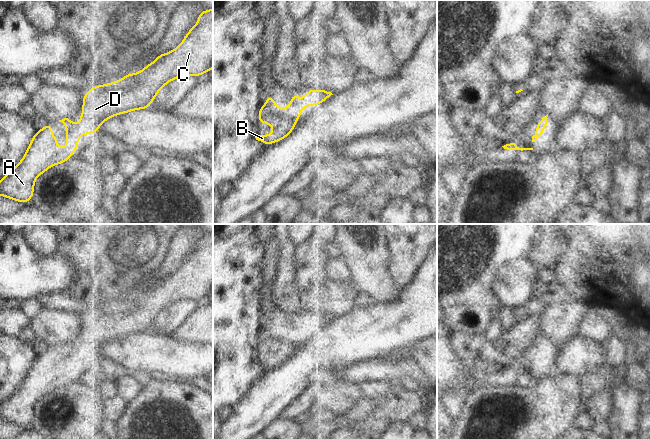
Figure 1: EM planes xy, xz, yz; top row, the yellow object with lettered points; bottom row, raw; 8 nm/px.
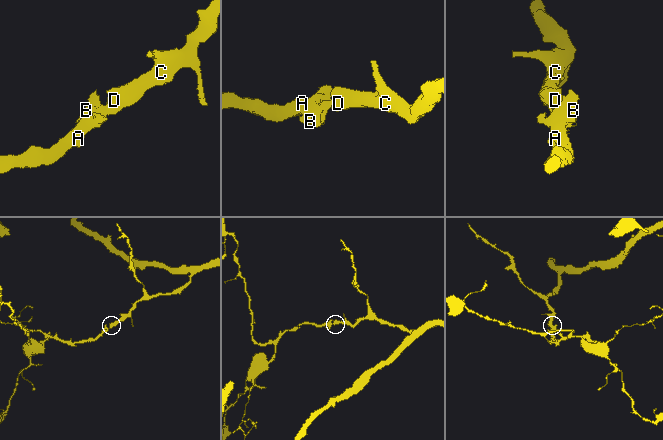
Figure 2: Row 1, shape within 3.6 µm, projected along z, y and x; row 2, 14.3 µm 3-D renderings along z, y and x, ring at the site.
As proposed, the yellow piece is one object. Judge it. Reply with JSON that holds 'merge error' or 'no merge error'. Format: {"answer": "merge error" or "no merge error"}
{"answer": "no merge error"}

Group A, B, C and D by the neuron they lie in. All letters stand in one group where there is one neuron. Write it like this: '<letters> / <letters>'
A B C D

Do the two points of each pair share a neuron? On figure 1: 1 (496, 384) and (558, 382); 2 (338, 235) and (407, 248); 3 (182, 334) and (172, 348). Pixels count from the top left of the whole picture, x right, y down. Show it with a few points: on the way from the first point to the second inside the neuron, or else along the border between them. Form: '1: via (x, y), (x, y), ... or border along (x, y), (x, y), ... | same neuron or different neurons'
1: via (511, 385), (543, 385) | same neuron
2: border along (387, 234), (391, 268) | different neurons
3: border along (171, 336), (183, 341), (201, 343) | different neurons

